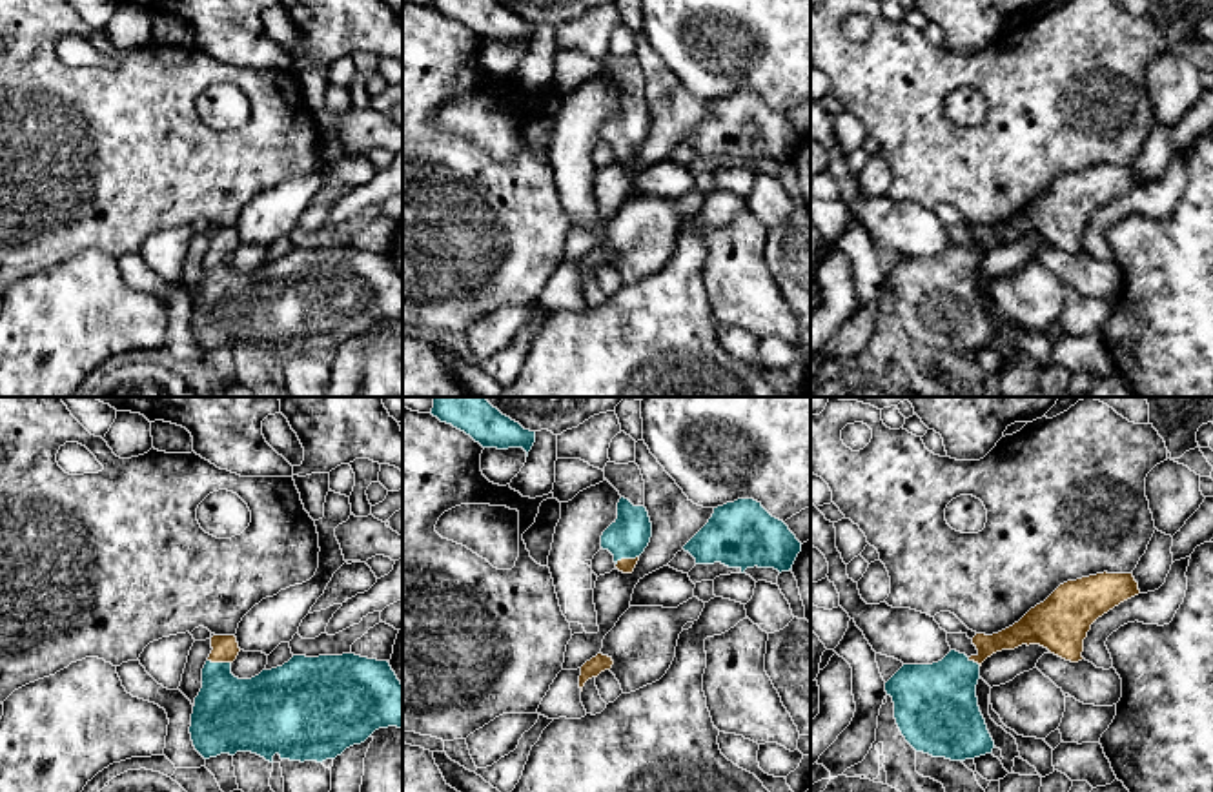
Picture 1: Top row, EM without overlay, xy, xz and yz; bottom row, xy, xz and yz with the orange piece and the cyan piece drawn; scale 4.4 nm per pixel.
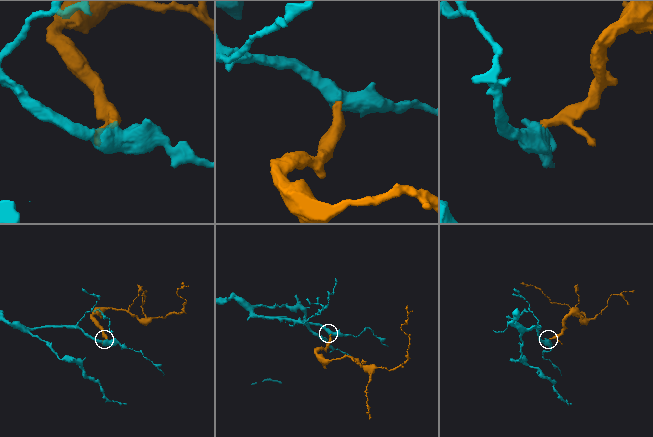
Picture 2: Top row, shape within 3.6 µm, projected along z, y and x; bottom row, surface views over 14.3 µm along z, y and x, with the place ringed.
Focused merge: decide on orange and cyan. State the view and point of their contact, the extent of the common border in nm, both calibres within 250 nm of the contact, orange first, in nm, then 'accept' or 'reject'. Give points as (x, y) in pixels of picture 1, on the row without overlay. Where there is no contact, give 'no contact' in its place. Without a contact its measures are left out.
contact xz (627, 152); length 110 nm; calibres 60 and 180 nm; accept

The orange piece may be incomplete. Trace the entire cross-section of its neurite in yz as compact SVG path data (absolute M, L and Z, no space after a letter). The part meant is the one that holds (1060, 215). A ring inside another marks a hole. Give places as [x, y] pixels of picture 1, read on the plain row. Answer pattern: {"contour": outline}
{"contour": "M1104 164L1067 173L1013 218L993 228L976 226L976 248L951 242L933 257L903 257L885 275L902 328L916 344L933 350L965 353L991 346L994 333L976 289L982 255L1022 237L1040 237L1078 255L1091 217L1138 186L1133 166Z"}

